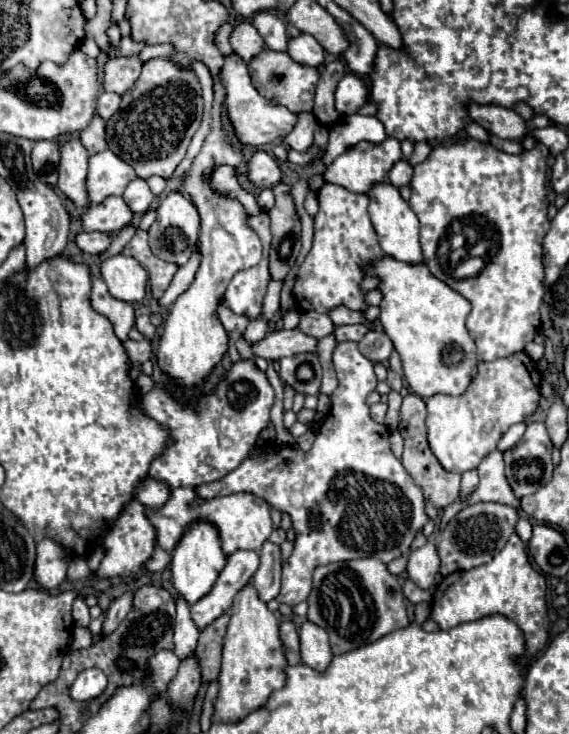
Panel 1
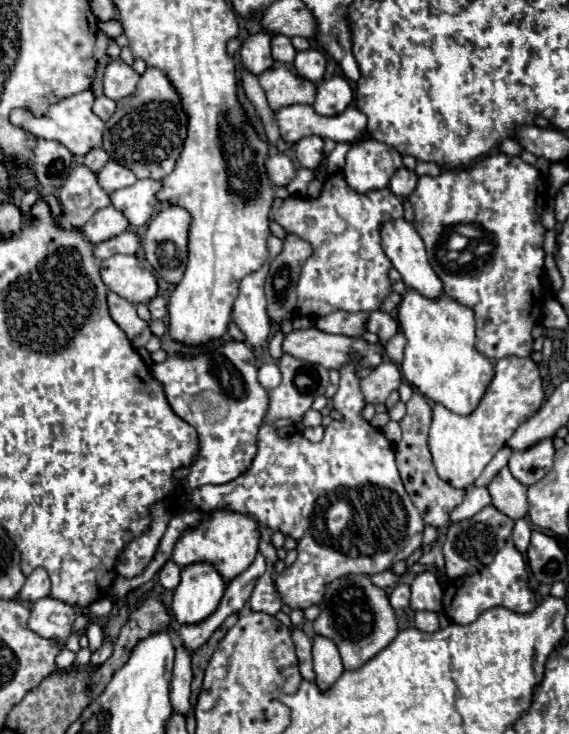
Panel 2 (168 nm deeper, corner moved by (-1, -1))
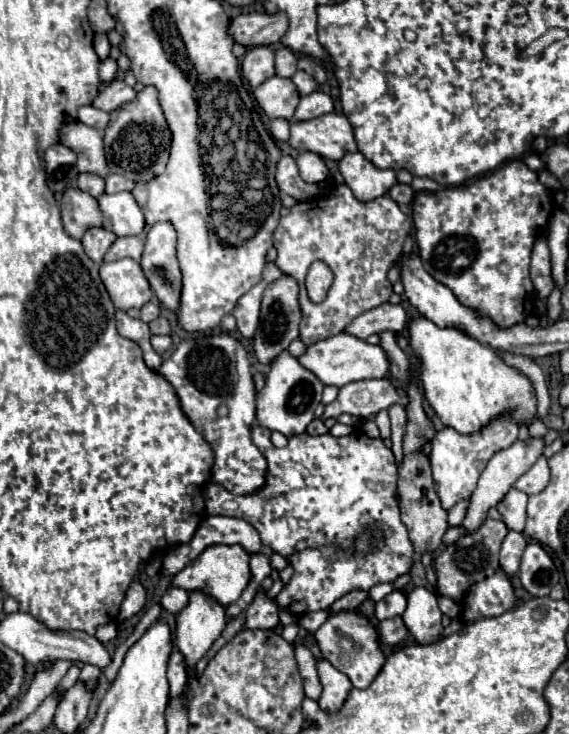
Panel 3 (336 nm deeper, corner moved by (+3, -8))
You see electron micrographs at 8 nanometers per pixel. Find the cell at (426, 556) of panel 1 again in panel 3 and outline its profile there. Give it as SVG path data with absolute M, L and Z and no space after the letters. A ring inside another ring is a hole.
M416 587L408 595L408 607L402 615L406 627L416 643L430 645L442 639L442 611L438 609L436 595L424 587Z

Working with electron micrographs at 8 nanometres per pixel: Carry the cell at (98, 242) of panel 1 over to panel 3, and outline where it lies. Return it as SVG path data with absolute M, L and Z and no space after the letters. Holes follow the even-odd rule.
M118 237L112 249L108 249L104 261L118 261L124 257L140 261L142 251L144 251L144 241L140 237Z

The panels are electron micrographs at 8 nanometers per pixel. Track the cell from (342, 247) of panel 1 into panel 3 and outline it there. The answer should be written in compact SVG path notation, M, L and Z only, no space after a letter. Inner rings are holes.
M338 185L320 201L296 203L274 231L274 247L278 251L276 267L292 275L300 285L300 341L306 347L342 333L354 317L390 299L392 283L386 275L400 259L402 245L412 229L412 219L390 197L362 203L346 185ZM312 261L324 261L336 279L322 303L312 303L304 287L304 277Z

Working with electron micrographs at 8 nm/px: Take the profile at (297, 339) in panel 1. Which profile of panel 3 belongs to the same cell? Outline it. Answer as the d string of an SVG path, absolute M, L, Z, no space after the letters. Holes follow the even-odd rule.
M340 333L340 337L330 337L328 341L318 341L316 345L310 345L300 357L300 365L312 371L324 385L334 387L344 387L362 379L384 379L390 373L386 351L380 345L370 345L364 339L358 339L348 333Z

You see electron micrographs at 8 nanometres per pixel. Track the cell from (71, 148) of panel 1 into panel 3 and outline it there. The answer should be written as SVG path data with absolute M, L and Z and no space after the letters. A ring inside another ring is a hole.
M68 189L60 203L62 223L70 237L82 239L86 229L100 227L100 209L94 197L80 189Z

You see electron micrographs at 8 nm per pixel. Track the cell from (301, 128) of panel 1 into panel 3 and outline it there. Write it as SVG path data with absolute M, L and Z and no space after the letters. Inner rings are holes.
M304 151L298 159L298 169L300 169L300 177L306 181L306 183L322 183L330 171L324 163L324 159L316 153L310 153L310 151Z

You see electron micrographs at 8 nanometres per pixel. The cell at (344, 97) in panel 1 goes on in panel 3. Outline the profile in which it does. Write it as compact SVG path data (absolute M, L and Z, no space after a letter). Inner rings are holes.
M314 91L314 93L300 99L296 113L294 113L294 119L296 121L310 121L320 115L332 113L332 109L334 109L334 105L332 105L330 95L326 95L322 91Z

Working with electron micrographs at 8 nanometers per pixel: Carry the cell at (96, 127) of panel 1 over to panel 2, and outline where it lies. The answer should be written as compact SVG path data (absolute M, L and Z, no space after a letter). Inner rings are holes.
M92 148L86 156L84 156L84 164L96 172L100 170L100 166L104 166L104 162L108 162L108 154L102 150L102 148Z

